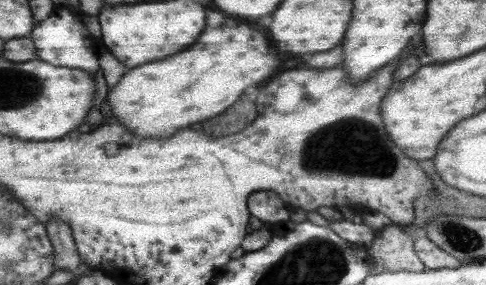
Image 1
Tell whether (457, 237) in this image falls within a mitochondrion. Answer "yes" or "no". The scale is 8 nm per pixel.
yes

